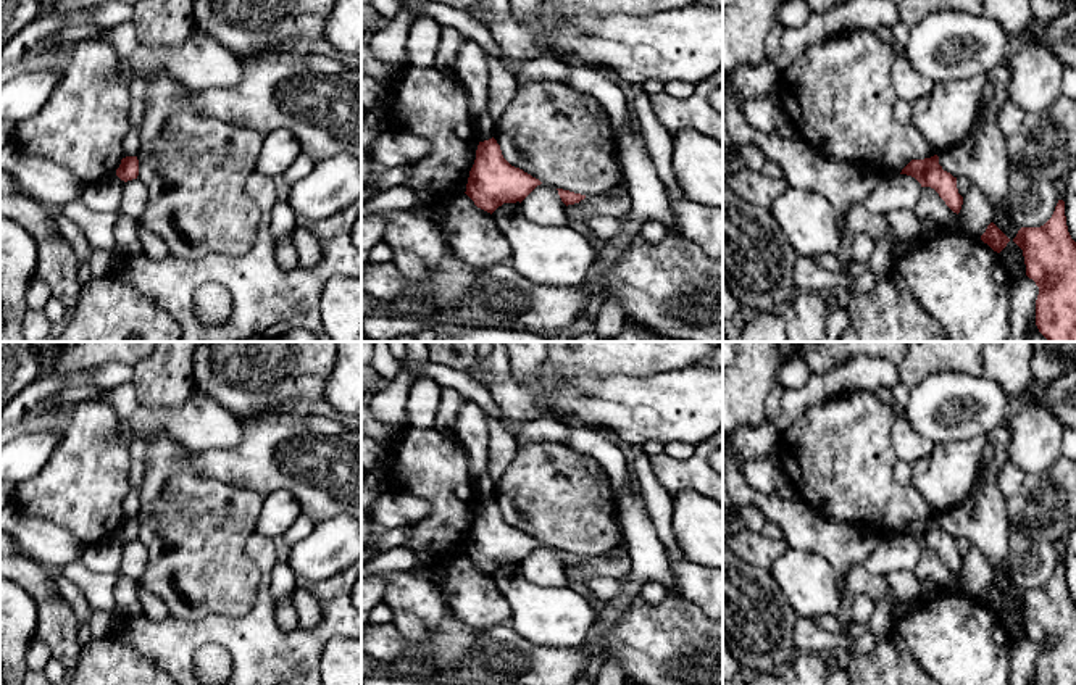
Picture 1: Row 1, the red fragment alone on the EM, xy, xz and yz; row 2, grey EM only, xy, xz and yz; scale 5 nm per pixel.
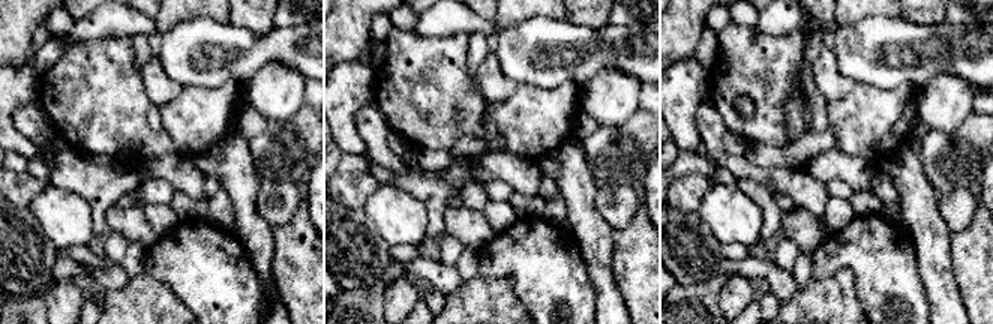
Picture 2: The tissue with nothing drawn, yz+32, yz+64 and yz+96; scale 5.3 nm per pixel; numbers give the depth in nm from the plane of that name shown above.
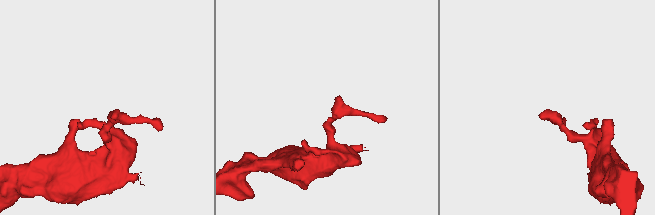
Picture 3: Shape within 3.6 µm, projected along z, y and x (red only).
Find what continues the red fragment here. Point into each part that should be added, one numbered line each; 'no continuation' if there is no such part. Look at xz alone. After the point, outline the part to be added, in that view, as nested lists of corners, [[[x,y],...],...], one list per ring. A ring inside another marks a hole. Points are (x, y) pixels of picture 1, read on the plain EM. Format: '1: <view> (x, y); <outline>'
no continuation

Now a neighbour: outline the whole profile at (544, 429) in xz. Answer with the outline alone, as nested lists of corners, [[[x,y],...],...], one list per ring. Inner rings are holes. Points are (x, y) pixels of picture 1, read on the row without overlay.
[[[561,417],[529,419],[523,426],[519,445],[536,442],[568,443],[569,422]]]

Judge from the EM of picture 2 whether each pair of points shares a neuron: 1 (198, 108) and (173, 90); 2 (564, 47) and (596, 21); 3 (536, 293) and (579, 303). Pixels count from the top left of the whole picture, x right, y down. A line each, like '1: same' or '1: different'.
1: different
2: different
3: same

